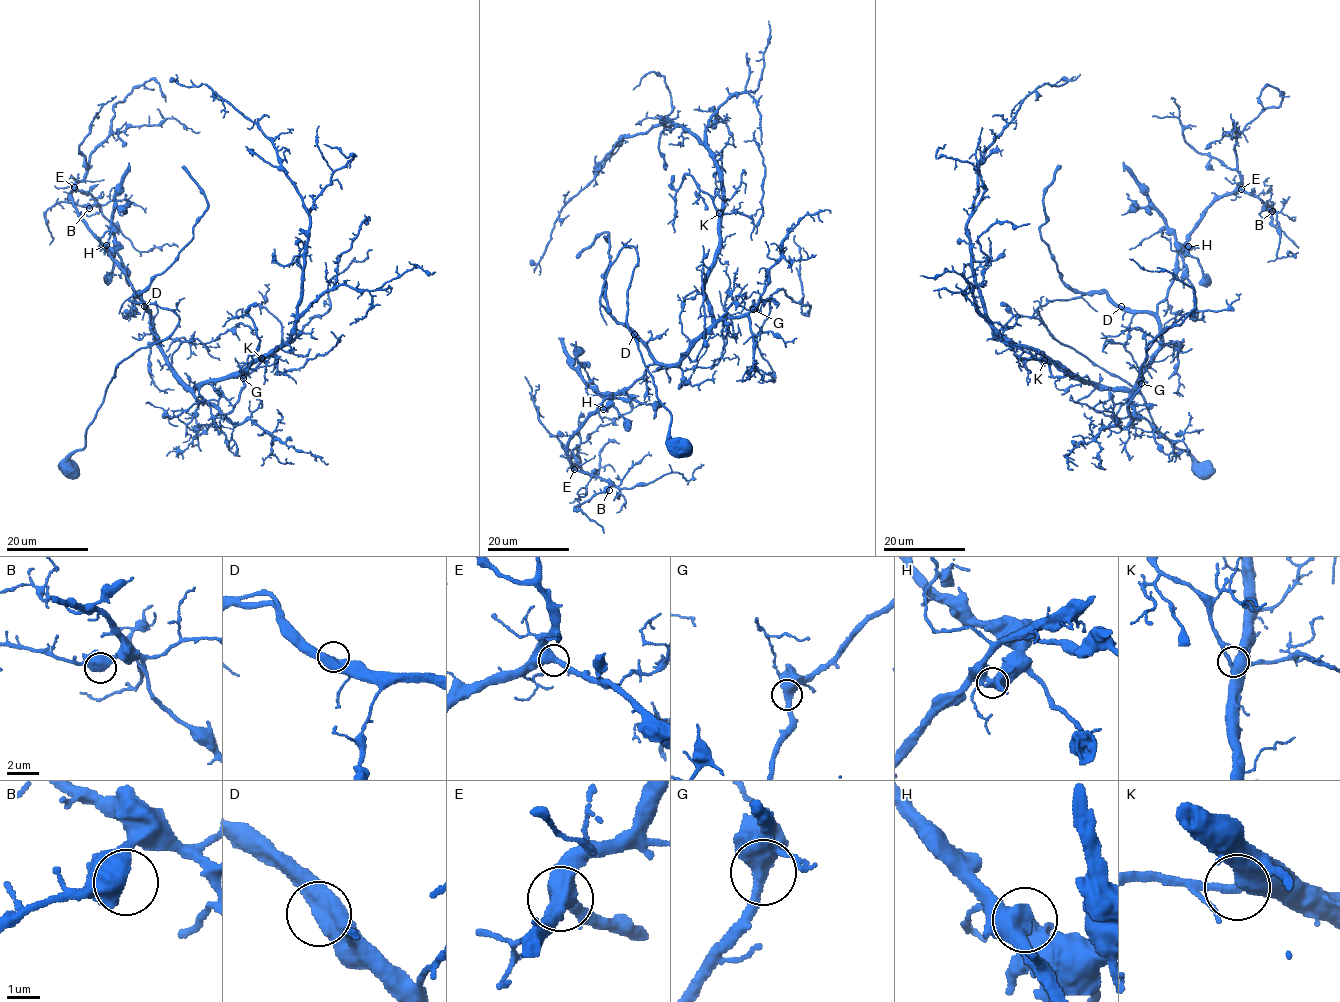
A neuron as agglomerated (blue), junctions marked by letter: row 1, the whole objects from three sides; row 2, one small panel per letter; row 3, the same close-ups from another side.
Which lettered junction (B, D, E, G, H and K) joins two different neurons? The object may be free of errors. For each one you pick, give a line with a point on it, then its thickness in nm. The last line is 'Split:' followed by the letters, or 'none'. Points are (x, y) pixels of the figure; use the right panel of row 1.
Split: none

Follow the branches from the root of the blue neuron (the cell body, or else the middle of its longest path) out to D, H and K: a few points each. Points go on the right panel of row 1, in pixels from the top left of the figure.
D: (1203, 468), (1159, 430), (1137, 390), (1056, 340), (1037, 311), (1053, 300), (1095, 293), (1105, 293), (1121, 306)
H: (1203, 468), (1159, 430), (1137, 390), (1056, 340), (1037, 311), (1105, 293), (1155, 313), (1187, 247)
K: (1203, 468), (1137, 390), (1056, 340), (1037, 310), (1105, 293), (1149, 313), (1159, 350), (1132, 390), (1044, 360)

